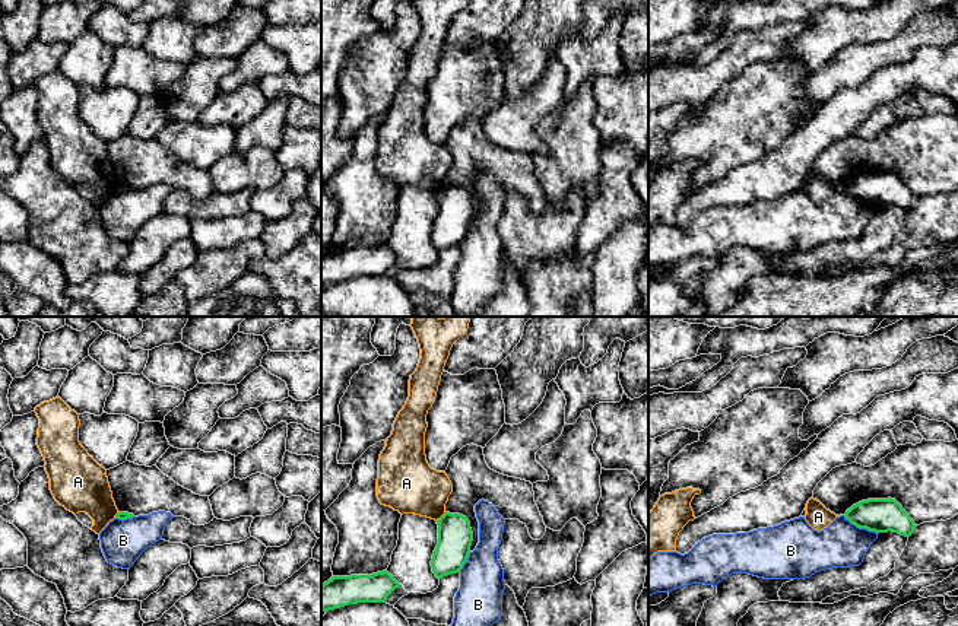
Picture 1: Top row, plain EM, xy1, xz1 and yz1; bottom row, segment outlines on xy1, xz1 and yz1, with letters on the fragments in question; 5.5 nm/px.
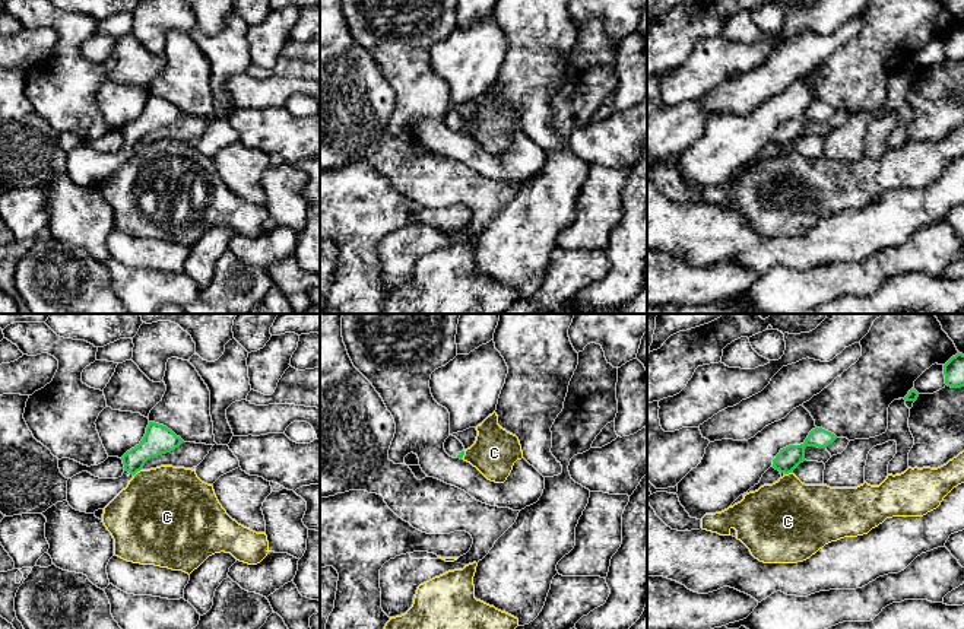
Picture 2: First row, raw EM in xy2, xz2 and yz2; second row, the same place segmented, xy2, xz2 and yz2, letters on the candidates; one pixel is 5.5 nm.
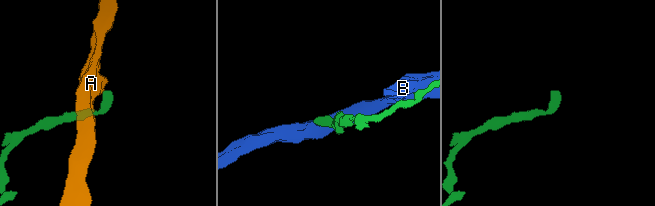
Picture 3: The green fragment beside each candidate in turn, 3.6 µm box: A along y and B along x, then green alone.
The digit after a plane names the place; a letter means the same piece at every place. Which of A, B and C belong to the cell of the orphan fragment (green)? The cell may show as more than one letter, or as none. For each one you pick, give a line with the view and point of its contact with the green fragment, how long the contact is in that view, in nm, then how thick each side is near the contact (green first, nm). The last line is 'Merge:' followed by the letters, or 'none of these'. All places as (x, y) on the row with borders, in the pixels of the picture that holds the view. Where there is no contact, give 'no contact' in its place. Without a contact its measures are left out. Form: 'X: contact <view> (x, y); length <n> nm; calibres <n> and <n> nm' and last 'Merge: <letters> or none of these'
Merge: none of these

